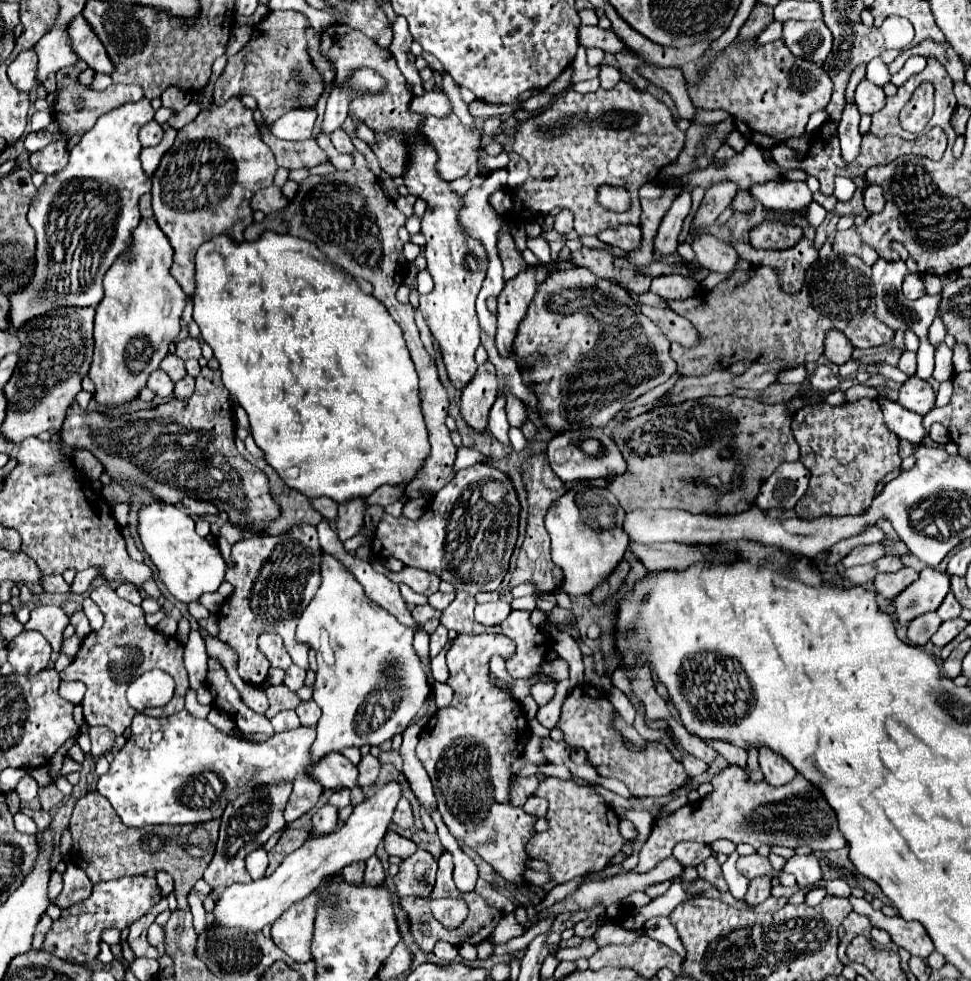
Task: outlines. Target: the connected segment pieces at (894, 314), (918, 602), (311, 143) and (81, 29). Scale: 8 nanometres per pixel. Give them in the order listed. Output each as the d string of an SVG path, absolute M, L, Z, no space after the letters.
M899 259L899 261L877 261L873 265L873 285L875 285L875 317L877 321L885 323L887 327L891 327L893 331L897 329L913 329L913 333L919 337L921 341L921 361L917 361L917 375L921 379L929 379L931 373L933 373L933 355L935 355L935 349L931 347L929 339L927 339L927 333L929 333L929 327L937 315L937 305L939 305L939 297L937 295L923 295L915 301L909 301L903 297L901 293L901 281L907 273L907 267L905 263Z
M925 567L917 581L913 581L895 599L891 599L895 623L909 625L913 619L935 611L937 605L941 605L945 599L945 593L949 593L949 575Z
M263 133L263 141L271 147L271 151L275 153L277 165L287 167L287 169L311 169L315 165L327 163L327 153L317 145L315 139L307 139L307 141L283 141L277 139L271 133Z
M79 15L77 19L71 21L69 25L69 37L75 53L97 73L111 75L113 73L113 63L109 61L109 55L105 53L105 47L101 41L97 41L97 35L89 29L87 21Z

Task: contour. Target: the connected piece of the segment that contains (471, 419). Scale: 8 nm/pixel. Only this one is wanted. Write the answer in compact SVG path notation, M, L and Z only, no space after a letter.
M485 361L483 365L477 367L473 379L463 389L461 417L469 427L483 431L487 427L487 415L495 399L497 399L495 367L489 361Z

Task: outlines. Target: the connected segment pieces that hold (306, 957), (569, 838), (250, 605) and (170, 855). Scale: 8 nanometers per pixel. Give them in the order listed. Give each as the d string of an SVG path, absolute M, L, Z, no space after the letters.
M313 893L305 901L291 905L271 925L271 937L273 937L275 945L297 963L311 961L309 941L311 941L311 933L313 933L313 917L315 917L317 903L321 903L321 897L315 897L315 893Z
M547 777L539 783L535 795L545 797L549 801L549 829L545 833L537 833L527 843L527 853L533 859L543 859L549 863L549 873L553 881L543 889L549 891L557 883L565 883L581 873L593 873L609 865L615 853L625 851L631 853L631 841L619 835L619 817L617 813L605 805L605 801L591 789L581 787L573 781L561 781L555 777Z
M295 525L289 531L275 537L253 537L241 539L231 549L233 567L227 567L225 579L233 585L233 595L229 601L225 599L219 611L219 639L229 643L239 655L239 675L245 683L261 685L267 679L267 663L265 655L257 649L257 639L261 633L277 633L293 663L301 669L309 669L307 663L307 645L295 641L297 621L313 599L321 577L319 577L319 561L321 561L321 545L317 541L317 531L313 525Z
M91 791L75 803L69 829L73 835L69 861L81 867L91 879L91 883L109 881L123 875L141 875L141 873L147 873L147 869L167 871L175 879L175 897L179 903L177 911L189 911L187 895L193 889L193 885L203 877L205 869L211 863L211 857L215 853L215 843L217 843L219 821L181 825L181 827L145 825L139 829L131 829L121 823L121 819L111 809L105 797L101 797L97 791Z

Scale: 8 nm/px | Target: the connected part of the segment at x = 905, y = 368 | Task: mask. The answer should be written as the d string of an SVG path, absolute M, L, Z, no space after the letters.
M905 351L905 353L901 355L901 359L899 359L897 367L899 367L903 373L907 373L907 375L913 375L913 373L915 373L915 353L911 353L911 351Z

